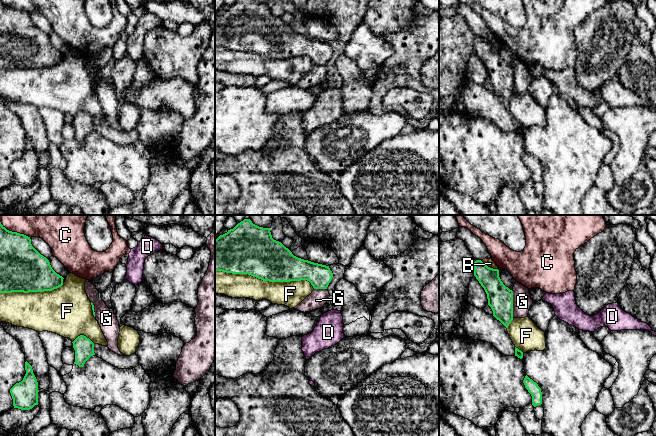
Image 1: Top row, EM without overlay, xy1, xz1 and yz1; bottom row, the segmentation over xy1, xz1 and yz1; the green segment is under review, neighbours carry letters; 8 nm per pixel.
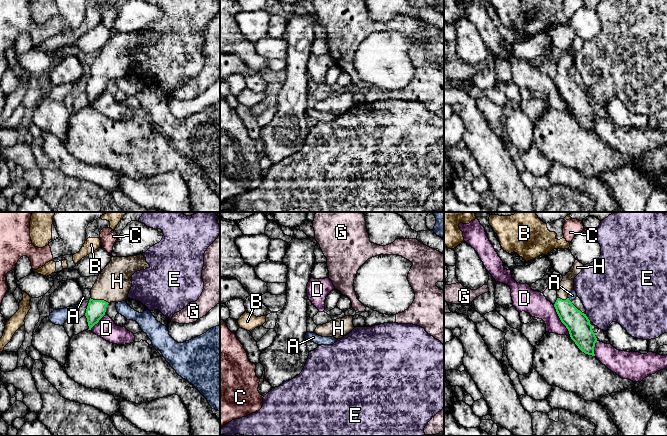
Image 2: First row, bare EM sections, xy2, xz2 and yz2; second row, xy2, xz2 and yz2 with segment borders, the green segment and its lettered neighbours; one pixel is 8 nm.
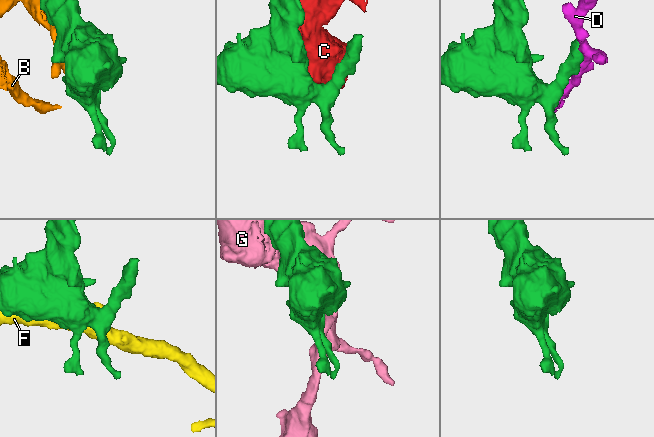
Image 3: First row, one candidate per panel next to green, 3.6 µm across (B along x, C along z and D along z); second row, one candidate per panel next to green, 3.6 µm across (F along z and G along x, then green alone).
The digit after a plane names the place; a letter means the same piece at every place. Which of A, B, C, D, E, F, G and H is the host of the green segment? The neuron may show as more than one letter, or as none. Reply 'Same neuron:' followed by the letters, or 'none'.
Same neuron: H

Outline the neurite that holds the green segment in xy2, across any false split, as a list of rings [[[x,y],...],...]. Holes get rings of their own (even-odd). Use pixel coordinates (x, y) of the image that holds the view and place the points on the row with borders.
[[[142,254],[111,258],[91,289],[91,298],[85,313],[88,330],[91,330],[105,315],[109,303],[126,301],[132,287],[131,276],[149,267]]]

